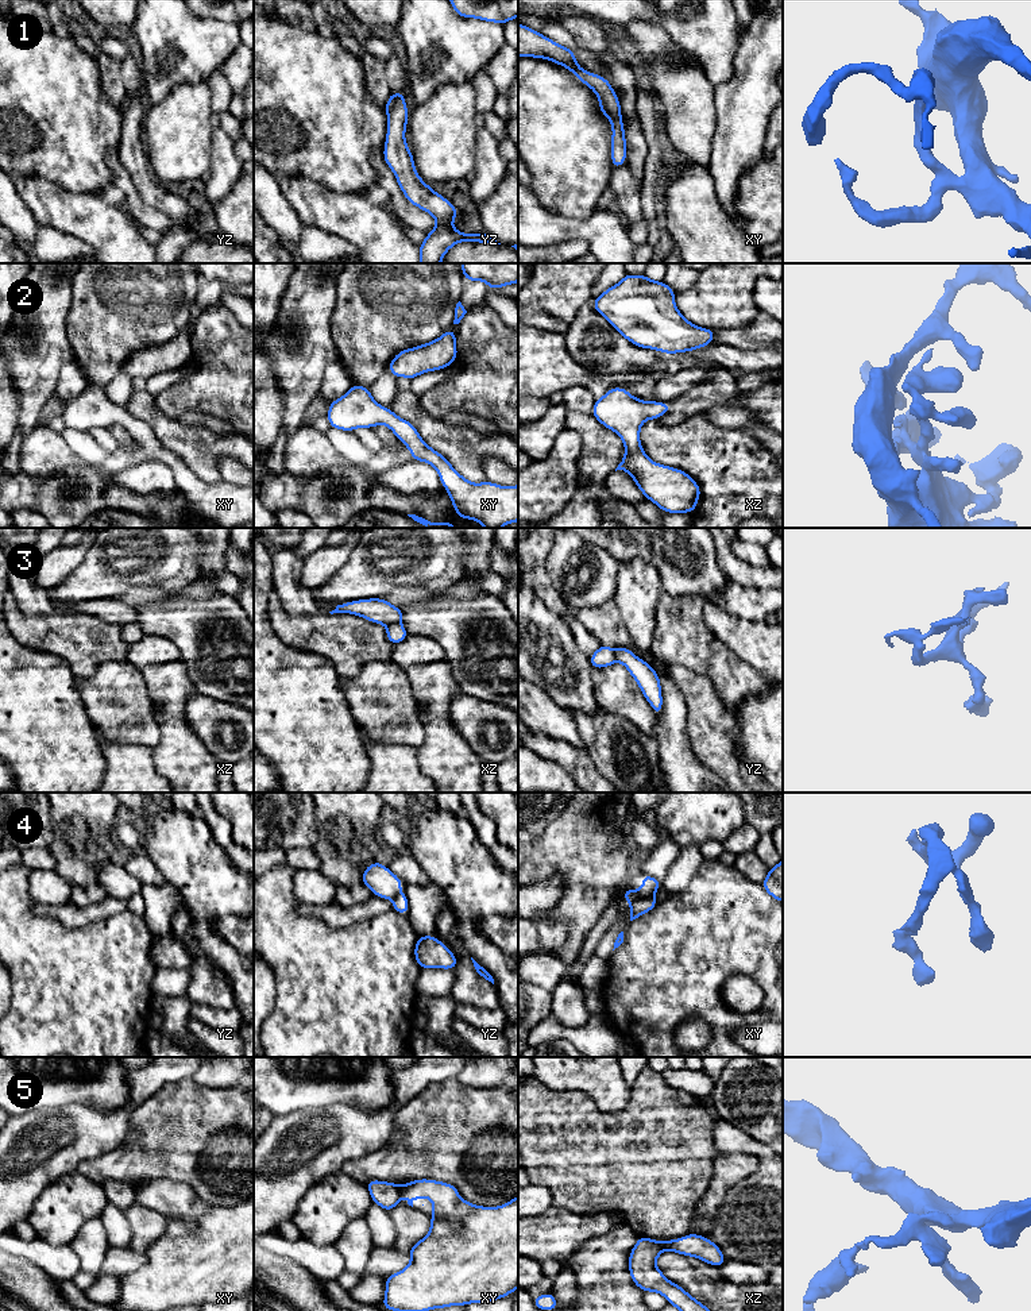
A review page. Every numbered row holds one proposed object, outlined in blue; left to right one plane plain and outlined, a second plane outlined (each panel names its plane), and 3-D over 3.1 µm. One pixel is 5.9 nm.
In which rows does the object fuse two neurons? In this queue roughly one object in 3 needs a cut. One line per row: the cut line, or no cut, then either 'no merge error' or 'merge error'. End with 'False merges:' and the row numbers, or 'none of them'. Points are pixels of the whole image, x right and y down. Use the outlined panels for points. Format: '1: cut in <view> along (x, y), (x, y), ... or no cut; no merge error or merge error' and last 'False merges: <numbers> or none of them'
1: no cut; no merge error
2: no cut; no merge error
3: no cut; no merge error
4: cut in xy along (653, 895), (637, 898), (630, 903); merge error
5: cut in xy along (398, 1186), (401, 1194); merge error
False merges: 4, 5

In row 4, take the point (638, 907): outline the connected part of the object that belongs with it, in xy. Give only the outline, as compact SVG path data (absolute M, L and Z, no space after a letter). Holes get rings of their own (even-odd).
M644 897L644 898L634 901L633 903L630 903L630 921L653 910L656 905L657 905L657 901L654 897Z

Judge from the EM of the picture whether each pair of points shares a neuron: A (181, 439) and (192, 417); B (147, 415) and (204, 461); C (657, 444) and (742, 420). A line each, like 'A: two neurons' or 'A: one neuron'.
A: two neurons
B: one neuron
C: two neurons

